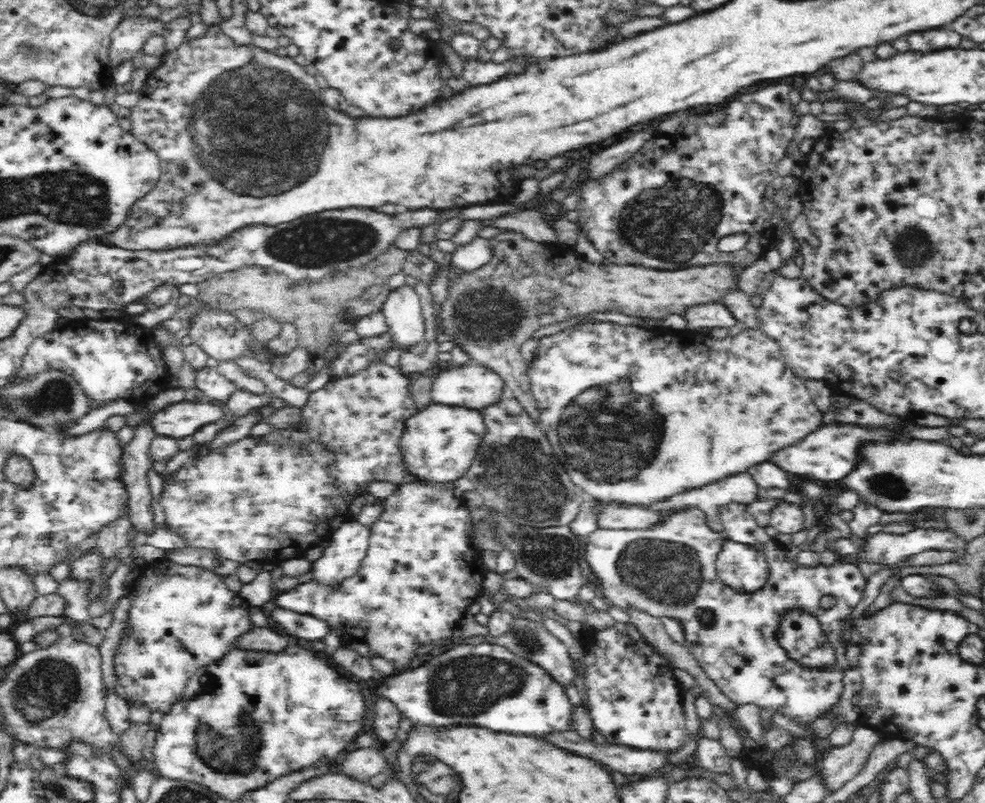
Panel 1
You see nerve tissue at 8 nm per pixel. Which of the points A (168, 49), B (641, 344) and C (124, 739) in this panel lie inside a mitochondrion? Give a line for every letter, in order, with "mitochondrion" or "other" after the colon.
A: other
B: other
C: other

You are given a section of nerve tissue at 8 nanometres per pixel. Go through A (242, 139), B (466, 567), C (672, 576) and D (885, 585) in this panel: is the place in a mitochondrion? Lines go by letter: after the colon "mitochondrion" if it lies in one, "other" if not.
A: mitochondrion
B: other
C: mitochondrion
D: other

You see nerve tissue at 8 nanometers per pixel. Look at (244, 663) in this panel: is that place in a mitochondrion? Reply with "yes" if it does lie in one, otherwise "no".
no

